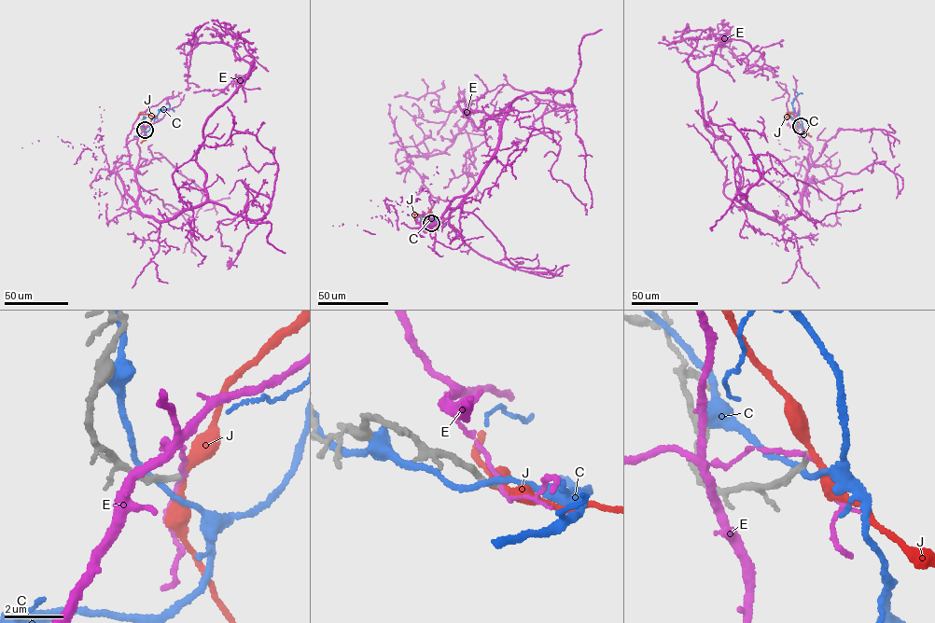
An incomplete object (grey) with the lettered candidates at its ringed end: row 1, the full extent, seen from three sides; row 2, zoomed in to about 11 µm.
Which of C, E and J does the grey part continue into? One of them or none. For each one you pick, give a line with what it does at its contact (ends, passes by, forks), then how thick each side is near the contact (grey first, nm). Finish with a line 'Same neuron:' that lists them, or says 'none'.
Same neuron: none

